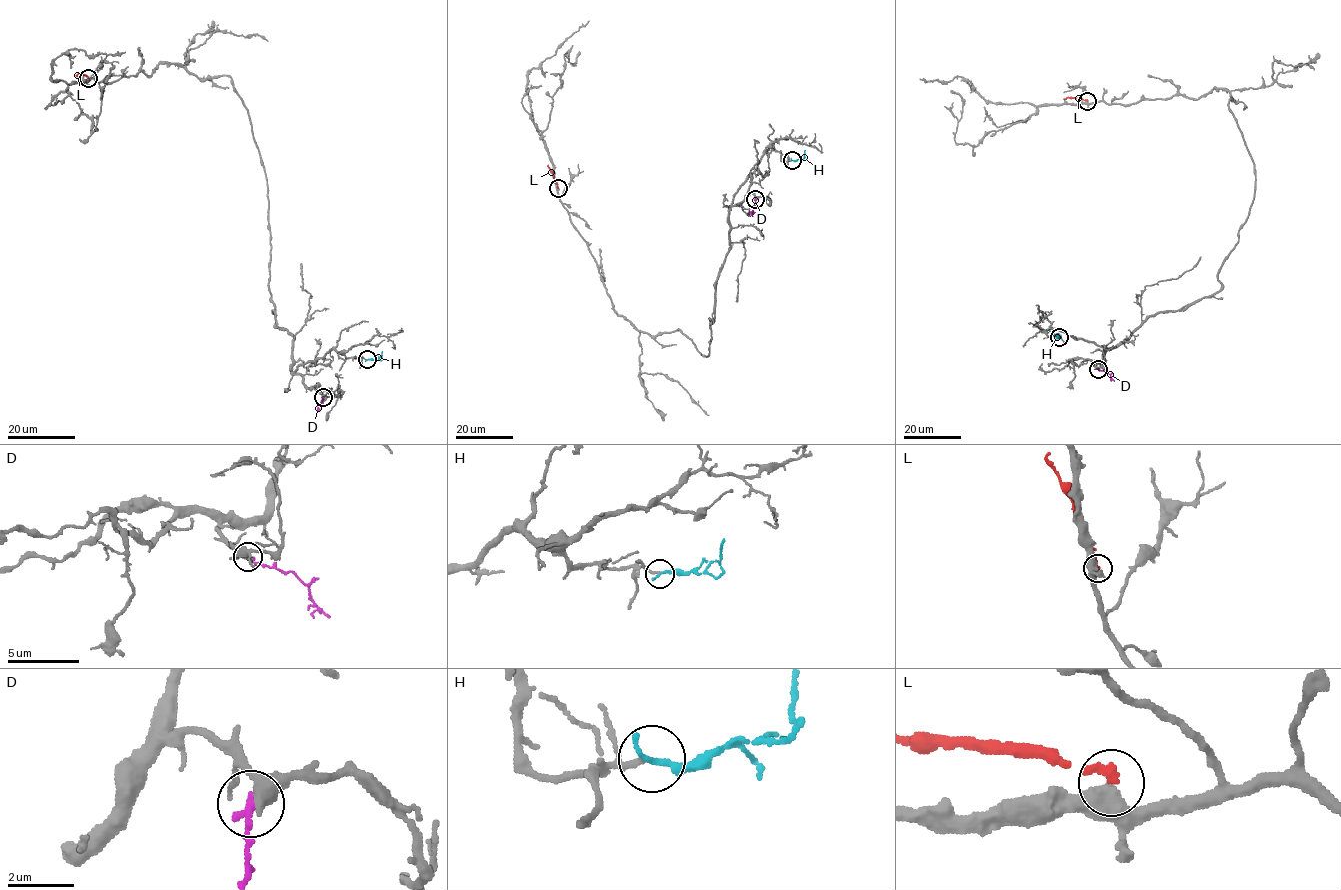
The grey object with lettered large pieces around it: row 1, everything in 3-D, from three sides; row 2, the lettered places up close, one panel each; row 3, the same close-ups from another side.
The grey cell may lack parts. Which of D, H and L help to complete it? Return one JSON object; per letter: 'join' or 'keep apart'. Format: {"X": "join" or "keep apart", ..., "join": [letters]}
{"D": "keep apart", "H": "join", "L": "keep apart", "join": ["H"]}

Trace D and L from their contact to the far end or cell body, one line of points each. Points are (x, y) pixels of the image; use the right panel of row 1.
D: (1098, 368), (1106, 371), (1114, 381)
L: (1087, 101), (1064, 99)

